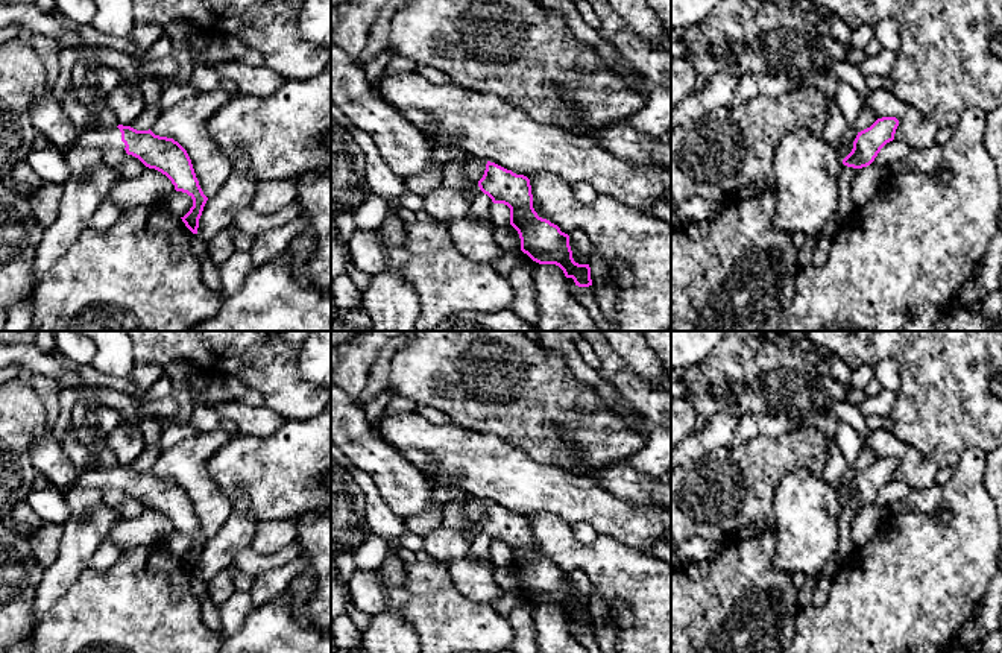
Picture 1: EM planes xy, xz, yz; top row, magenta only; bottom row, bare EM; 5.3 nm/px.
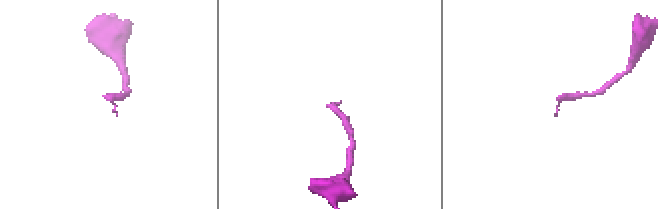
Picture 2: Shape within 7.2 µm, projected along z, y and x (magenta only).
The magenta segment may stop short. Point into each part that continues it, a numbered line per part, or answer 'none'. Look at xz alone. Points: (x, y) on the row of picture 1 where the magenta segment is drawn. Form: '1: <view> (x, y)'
1: xz (474, 167)

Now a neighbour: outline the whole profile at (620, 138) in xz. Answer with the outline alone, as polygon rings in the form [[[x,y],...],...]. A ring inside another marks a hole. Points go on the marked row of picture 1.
[[[625,120],[591,131],[588,135],[615,156],[660,169],[671,176],[671,146],[665,138],[659,140],[645,135],[627,125]]]

